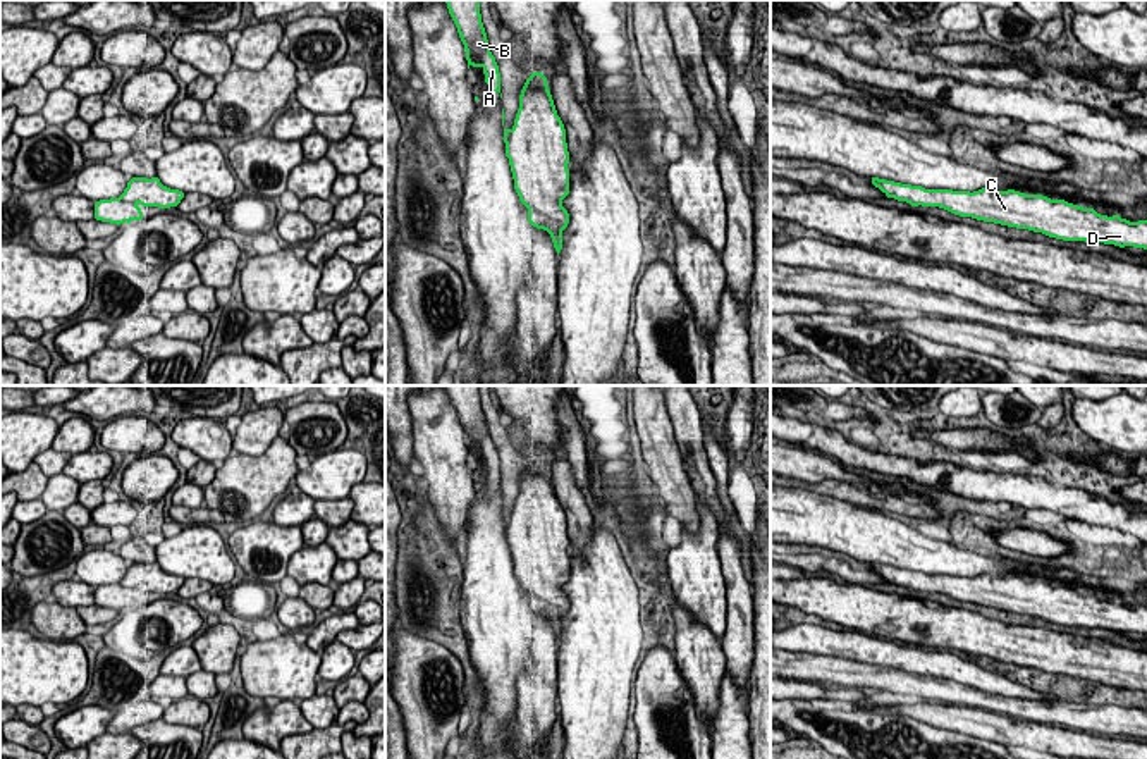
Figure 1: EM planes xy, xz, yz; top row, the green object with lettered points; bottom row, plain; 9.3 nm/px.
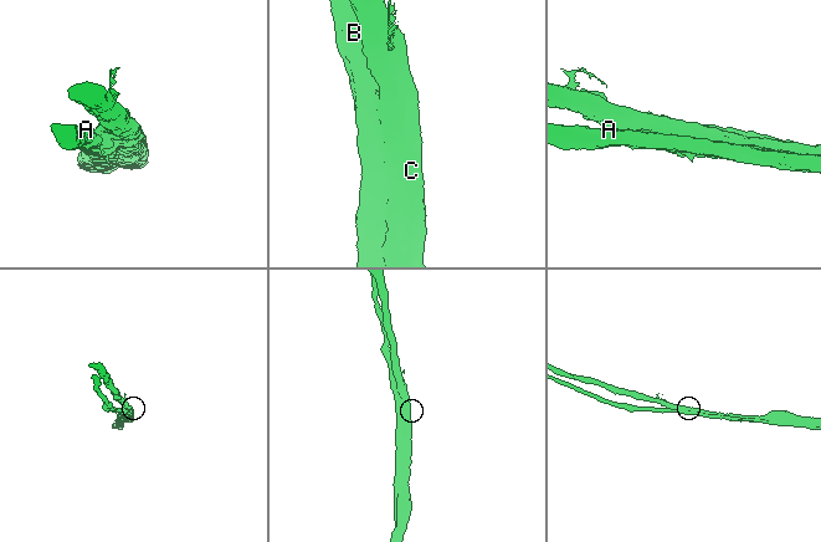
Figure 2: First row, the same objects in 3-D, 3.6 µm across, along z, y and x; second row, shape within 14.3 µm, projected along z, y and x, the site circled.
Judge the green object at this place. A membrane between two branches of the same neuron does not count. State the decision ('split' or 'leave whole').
split

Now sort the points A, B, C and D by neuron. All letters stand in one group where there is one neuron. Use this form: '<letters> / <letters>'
A C D / B

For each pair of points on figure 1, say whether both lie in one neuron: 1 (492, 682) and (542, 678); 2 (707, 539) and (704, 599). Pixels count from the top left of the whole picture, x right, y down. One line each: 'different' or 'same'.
1: different
2: same

